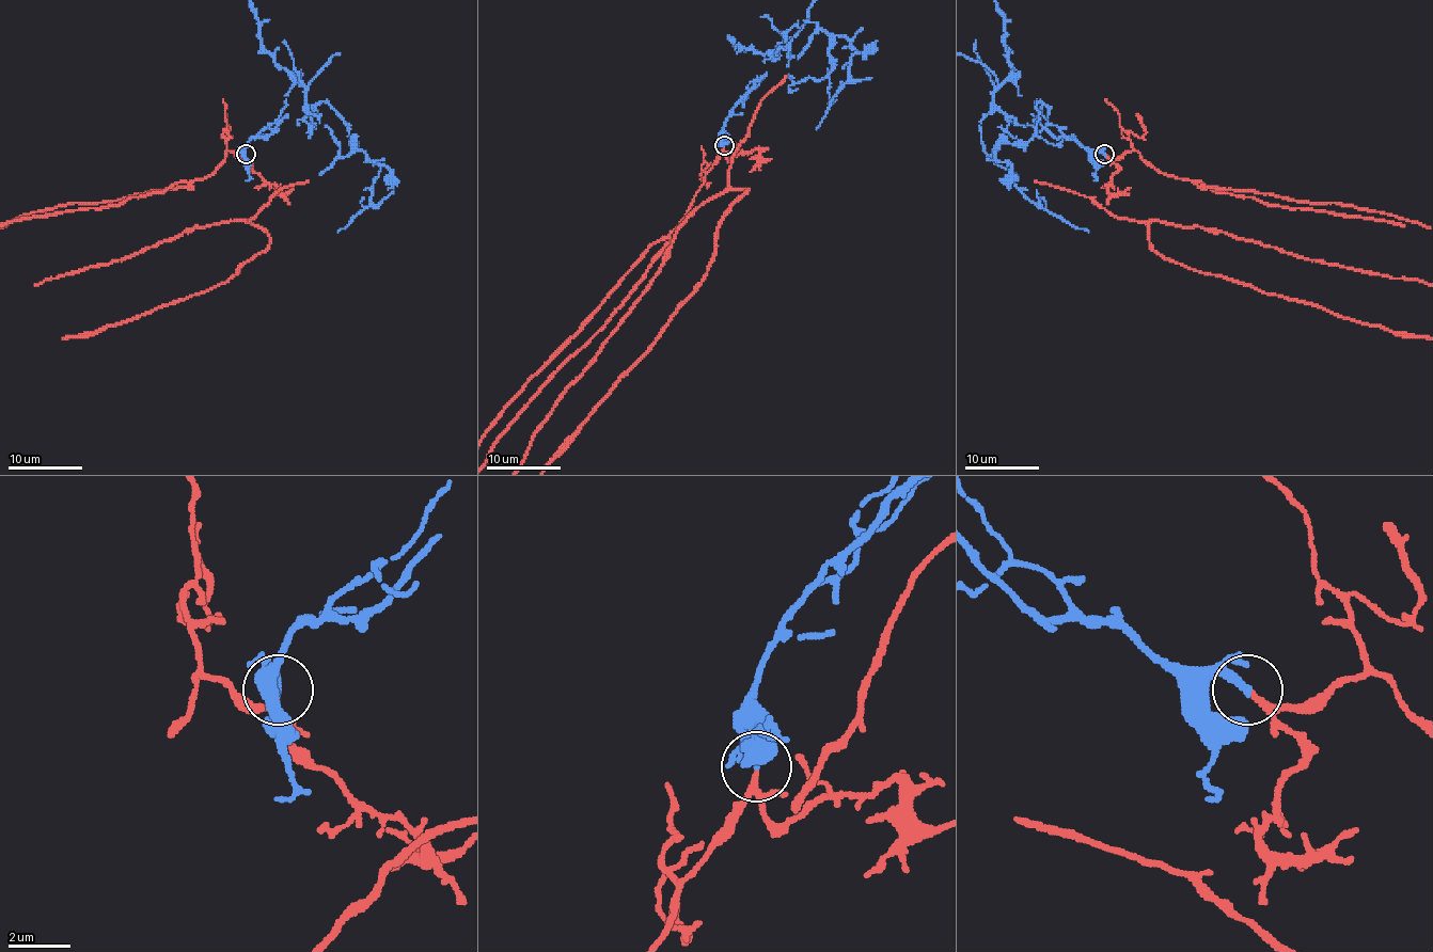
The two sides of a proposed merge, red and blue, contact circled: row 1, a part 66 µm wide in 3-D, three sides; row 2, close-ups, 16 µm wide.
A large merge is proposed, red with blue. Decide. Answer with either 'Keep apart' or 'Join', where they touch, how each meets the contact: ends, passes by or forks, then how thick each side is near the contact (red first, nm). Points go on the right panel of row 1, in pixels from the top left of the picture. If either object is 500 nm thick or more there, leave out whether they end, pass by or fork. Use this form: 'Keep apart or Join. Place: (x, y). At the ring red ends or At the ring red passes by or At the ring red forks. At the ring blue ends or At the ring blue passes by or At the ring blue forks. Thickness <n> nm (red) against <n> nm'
Join. Place: (1104, 154). At the ring red passes by. At the ring blue ends. Thickness 120 nm (red) against 240 nm

